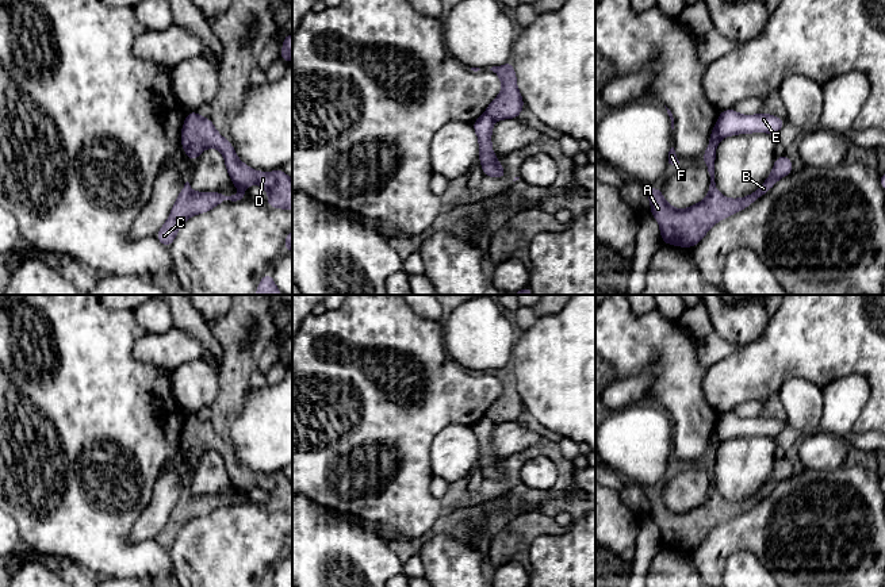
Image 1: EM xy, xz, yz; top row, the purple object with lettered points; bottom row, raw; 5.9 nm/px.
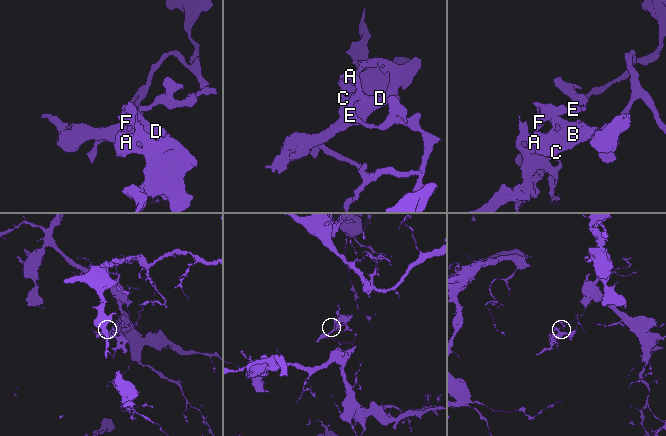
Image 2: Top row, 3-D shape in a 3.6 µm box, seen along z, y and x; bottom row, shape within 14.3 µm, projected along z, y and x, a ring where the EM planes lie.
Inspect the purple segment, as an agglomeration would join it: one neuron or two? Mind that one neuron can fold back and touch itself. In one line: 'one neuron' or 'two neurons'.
two neurons

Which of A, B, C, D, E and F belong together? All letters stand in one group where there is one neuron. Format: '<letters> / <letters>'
A B C D F / E

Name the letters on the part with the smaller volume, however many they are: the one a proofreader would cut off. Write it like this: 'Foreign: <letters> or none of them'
Foreign: A, B, C, D, F

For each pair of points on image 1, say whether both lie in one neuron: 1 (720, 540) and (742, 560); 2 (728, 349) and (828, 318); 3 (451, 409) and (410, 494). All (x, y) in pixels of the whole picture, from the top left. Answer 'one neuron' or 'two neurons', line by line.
1: two neurons
2: two neurons
3: one neuron

